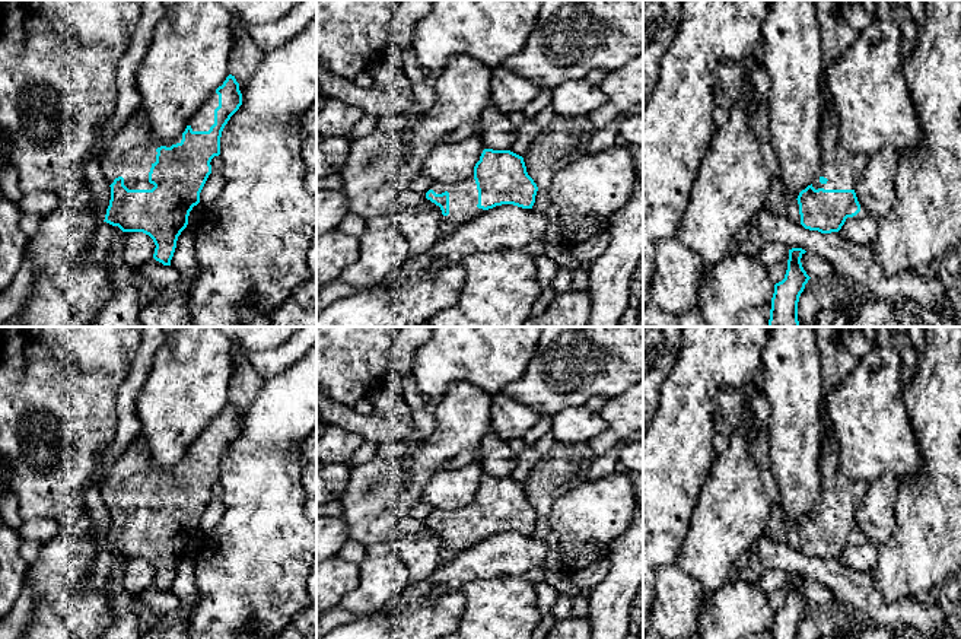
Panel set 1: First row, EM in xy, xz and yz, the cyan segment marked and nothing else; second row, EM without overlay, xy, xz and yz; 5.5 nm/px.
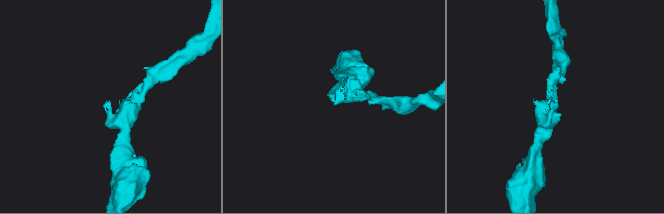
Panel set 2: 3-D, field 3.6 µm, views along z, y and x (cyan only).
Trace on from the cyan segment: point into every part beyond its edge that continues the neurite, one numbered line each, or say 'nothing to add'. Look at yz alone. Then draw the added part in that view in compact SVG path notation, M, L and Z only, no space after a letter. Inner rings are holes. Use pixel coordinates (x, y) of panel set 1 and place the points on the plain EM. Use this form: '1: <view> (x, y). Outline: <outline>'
1: yz (842, 495). Outline: M830 433L820 441L821 490L814 506L815 516L855 516L869 483L847 477L839 471L840 449Z

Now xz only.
1: xz (463, 521). Outline: M474 499L464 508L452 511L433 509L430 516L436 521L449 519L449 541L440 546L442 562L452 560L459 551L464 551L480 543L484 537L478 535L478 516Z

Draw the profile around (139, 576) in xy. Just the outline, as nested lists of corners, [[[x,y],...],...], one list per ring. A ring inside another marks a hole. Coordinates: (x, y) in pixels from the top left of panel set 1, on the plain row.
[[[127,559],[122,578],[124,589],[137,600],[143,591],[153,585],[155,575],[156,572],[149,562],[143,559]]]

